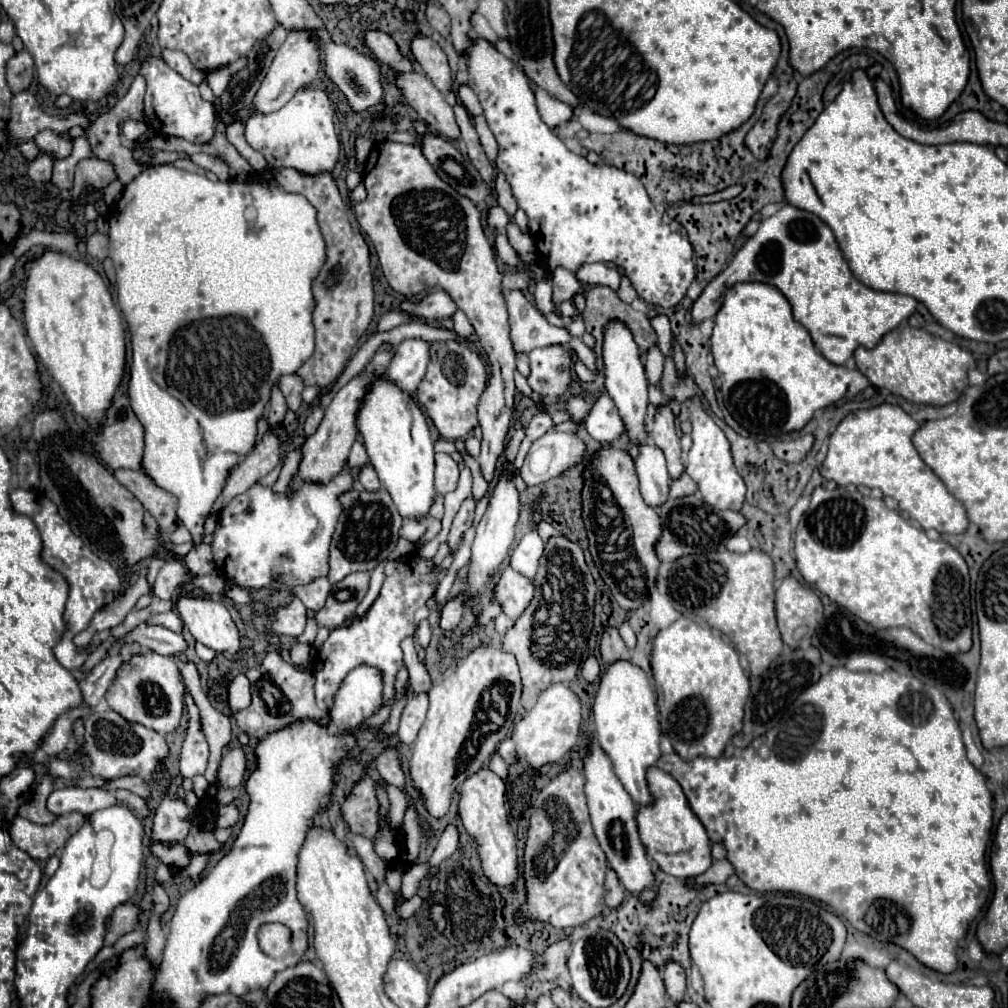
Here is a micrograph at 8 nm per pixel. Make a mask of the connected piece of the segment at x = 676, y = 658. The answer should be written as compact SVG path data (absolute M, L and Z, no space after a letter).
M680 617L670 627L658 631L658 635L654 637L652 677L658 693L660 727L664 735L670 739L670 743L674 745L674 751L682 759L694 759L700 755L720 757L730 737L742 729L744 703L750 695L750 683L748 677L744 675L744 669L740 667L738 653L728 643L724 643L718 635L714 635L710 627Z

